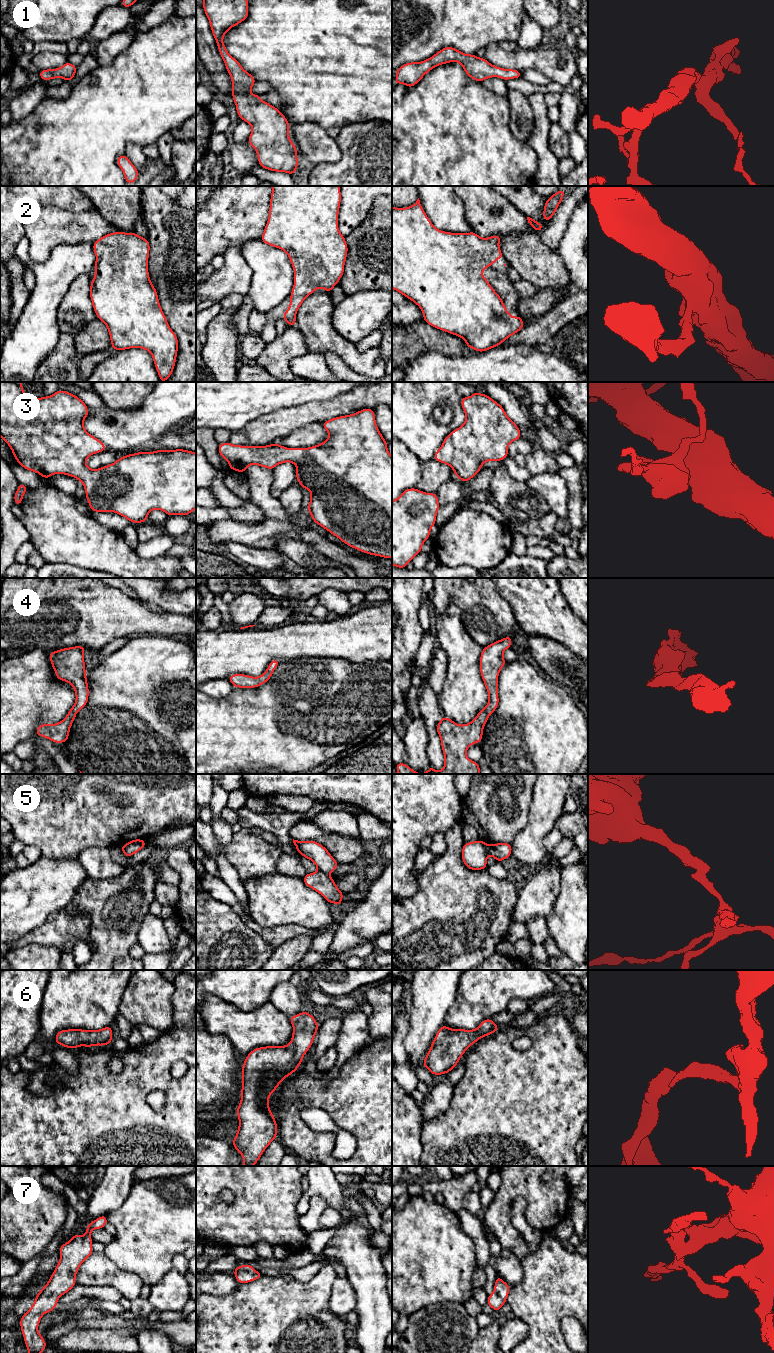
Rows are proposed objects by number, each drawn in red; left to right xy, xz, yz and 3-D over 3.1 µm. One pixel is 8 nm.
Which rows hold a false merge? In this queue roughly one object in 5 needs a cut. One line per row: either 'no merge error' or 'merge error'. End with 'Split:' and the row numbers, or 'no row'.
1: no merge error
2: no merge error
3: no merge error
4: no merge error
5: merge error
6: no merge error
7: no merge error
Split: 5

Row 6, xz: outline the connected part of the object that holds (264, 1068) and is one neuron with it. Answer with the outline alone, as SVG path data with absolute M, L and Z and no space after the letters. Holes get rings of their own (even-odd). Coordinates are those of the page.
M306 1010L298 1015L290 1016L293 1027L291 1042L285 1046L264 1046L253 1049L242 1065L241 1100L236 1109L239 1120L237 1134L232 1144L242 1155L242 1166L254 1166L263 1152L277 1138L277 1122L269 1108L270 1095L277 1090L277 1086L293 1074L303 1062L303 1056L311 1048L317 1034L318 1023Z

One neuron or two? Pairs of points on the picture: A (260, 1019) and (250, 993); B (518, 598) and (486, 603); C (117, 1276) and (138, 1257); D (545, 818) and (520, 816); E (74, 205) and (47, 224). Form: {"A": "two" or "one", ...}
{"A": "two", "B": "two", "C": "two", "D": "two", "E": "two"}

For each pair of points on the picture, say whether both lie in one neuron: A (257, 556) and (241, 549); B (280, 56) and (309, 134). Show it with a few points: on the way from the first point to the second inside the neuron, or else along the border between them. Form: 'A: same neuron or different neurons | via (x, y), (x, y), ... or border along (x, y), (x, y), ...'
A: same neuron | via (253, 556), (245, 553)
B: different neurons | border along (291, 126), (297, 123), (312, 121), (326, 130)

